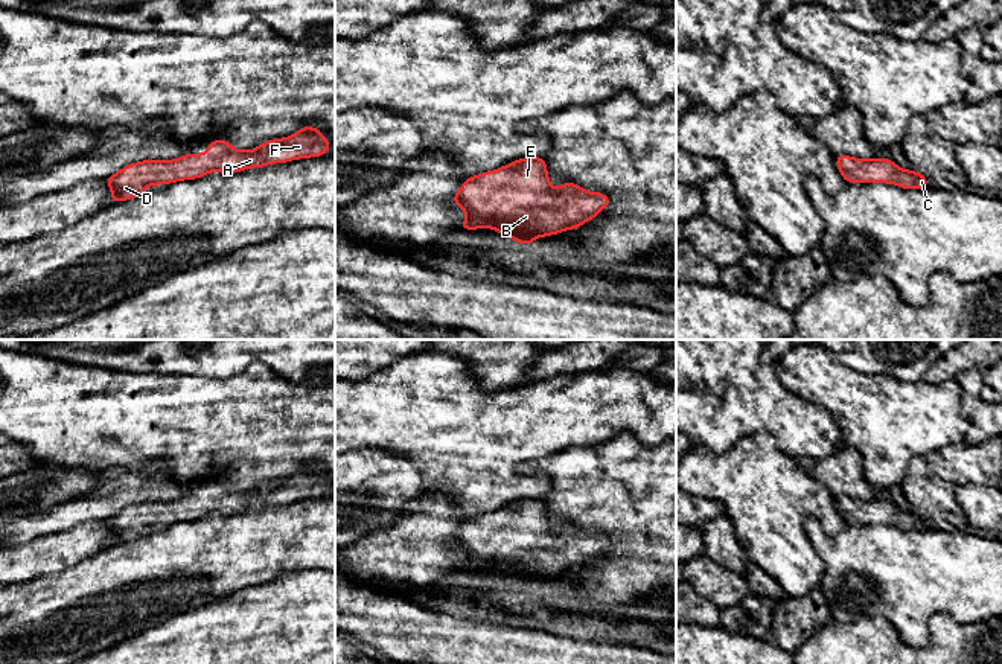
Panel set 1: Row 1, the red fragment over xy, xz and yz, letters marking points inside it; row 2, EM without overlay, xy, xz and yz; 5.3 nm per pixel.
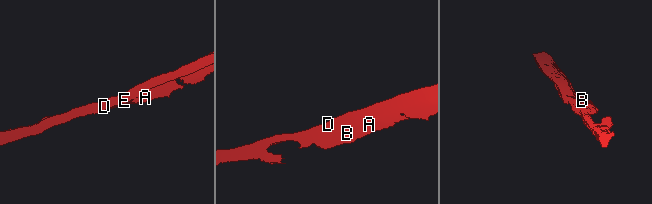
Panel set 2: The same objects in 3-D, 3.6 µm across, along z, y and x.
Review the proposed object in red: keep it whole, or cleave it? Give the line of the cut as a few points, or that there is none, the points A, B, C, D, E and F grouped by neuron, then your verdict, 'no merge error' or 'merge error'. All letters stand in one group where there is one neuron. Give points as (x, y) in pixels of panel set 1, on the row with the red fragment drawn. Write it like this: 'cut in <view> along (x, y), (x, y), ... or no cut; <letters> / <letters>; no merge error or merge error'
no cut; A B C D E F; no merge error

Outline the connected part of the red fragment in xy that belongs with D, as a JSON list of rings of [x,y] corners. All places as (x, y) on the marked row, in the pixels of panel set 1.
[[[303,126],[291,137],[268,140],[247,151],[236,151],[231,142],[215,139],[206,154],[192,152],[175,160],[131,163],[104,181],[111,189],[111,203],[119,203],[143,195],[152,184],[195,180],[213,171],[235,174],[297,158],[321,157],[329,148],[329,140],[315,126]]]

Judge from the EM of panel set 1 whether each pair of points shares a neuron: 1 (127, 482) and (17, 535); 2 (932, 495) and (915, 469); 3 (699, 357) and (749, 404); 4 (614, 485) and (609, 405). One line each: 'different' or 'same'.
1: same
2: same
3: same
4: different

